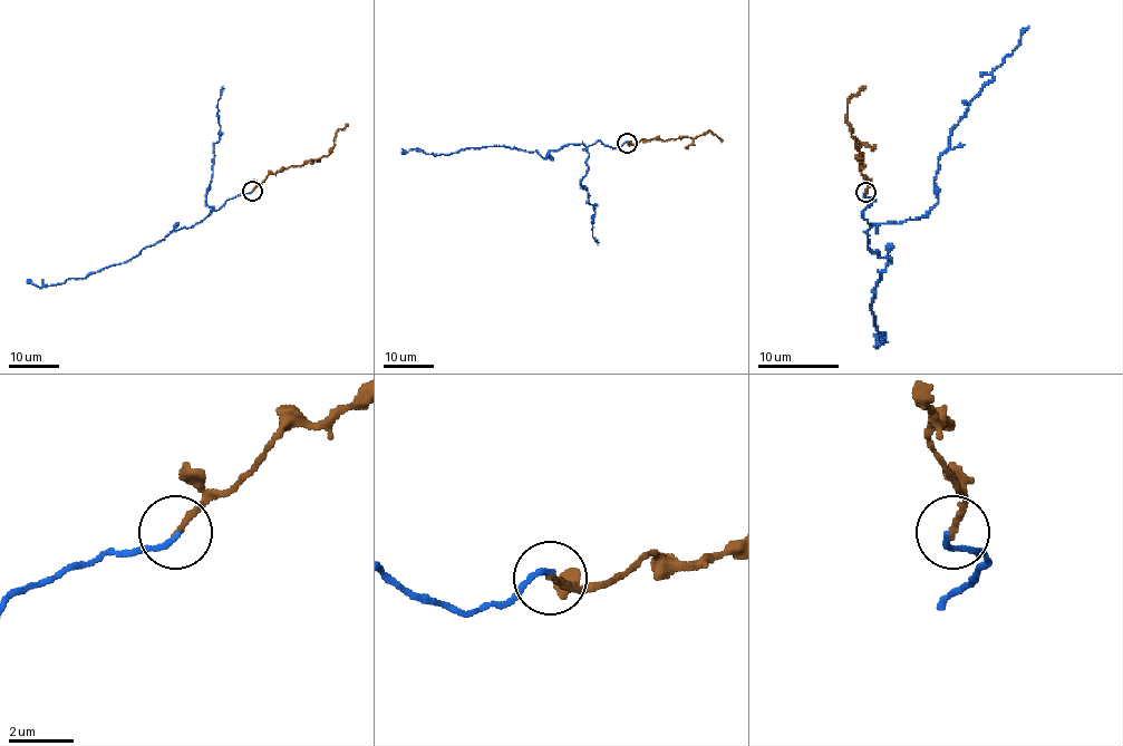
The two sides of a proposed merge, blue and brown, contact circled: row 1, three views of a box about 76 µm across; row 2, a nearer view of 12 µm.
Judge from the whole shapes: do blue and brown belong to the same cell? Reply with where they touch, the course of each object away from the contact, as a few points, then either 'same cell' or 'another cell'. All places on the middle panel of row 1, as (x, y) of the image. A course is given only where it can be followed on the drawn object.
at (627, 143); blue runs (627, 143), (568, 144), (544, 157), (497, 146), (402, 154); brown runs (627, 143), (696, 138), (708, 131), (722, 143); same cell

